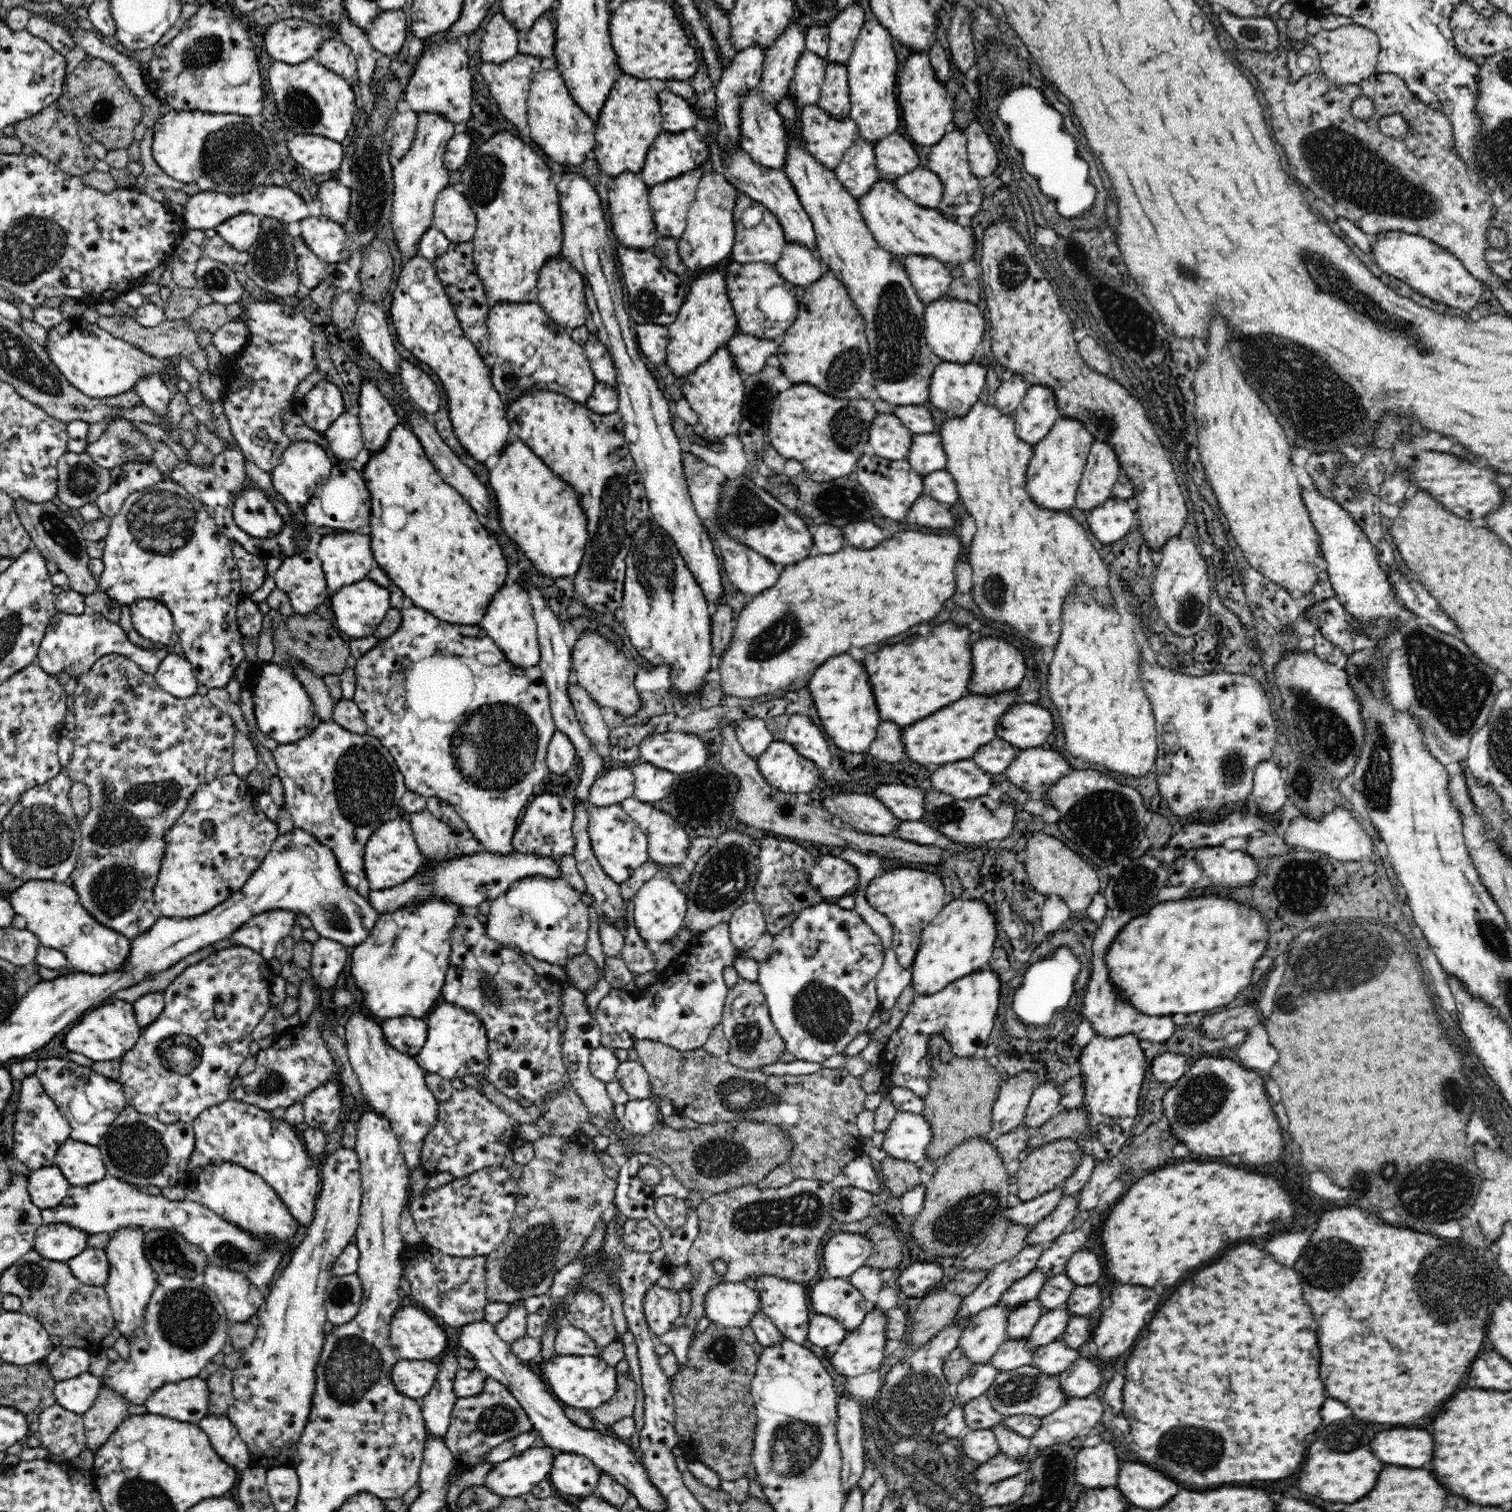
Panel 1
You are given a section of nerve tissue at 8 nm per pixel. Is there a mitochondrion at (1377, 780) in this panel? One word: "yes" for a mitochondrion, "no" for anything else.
yes

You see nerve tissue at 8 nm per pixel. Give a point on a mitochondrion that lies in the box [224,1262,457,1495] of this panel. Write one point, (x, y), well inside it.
(354, 1366)

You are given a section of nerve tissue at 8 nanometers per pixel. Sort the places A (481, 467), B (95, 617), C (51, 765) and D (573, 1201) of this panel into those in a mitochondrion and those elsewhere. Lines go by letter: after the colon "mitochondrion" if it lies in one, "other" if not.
A: other
B: other
C: other
D: mitochondrion

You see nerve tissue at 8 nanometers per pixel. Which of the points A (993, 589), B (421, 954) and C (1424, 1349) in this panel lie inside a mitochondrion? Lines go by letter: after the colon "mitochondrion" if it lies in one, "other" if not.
A: mitochondrion
B: other
C: other

